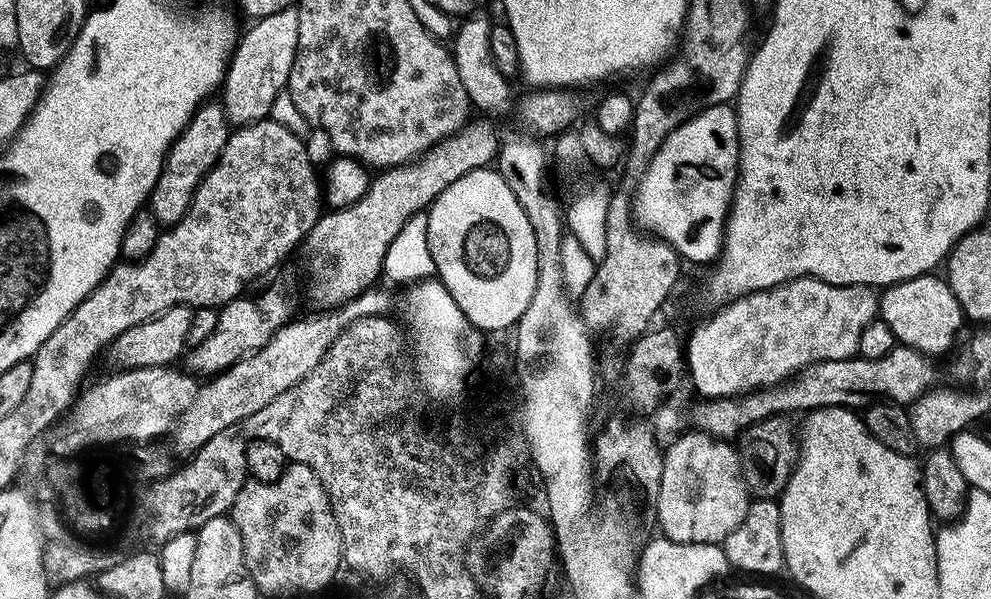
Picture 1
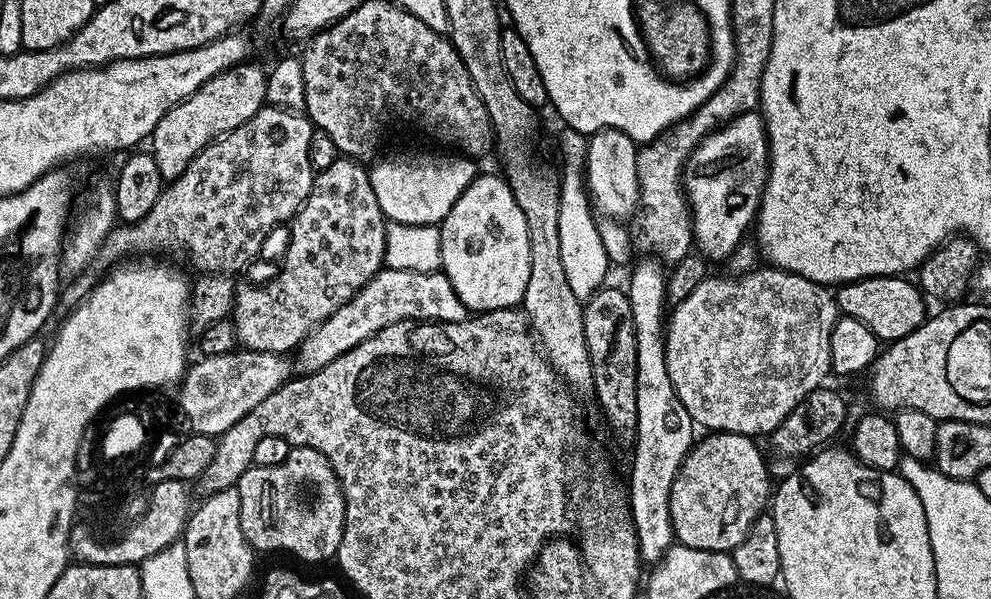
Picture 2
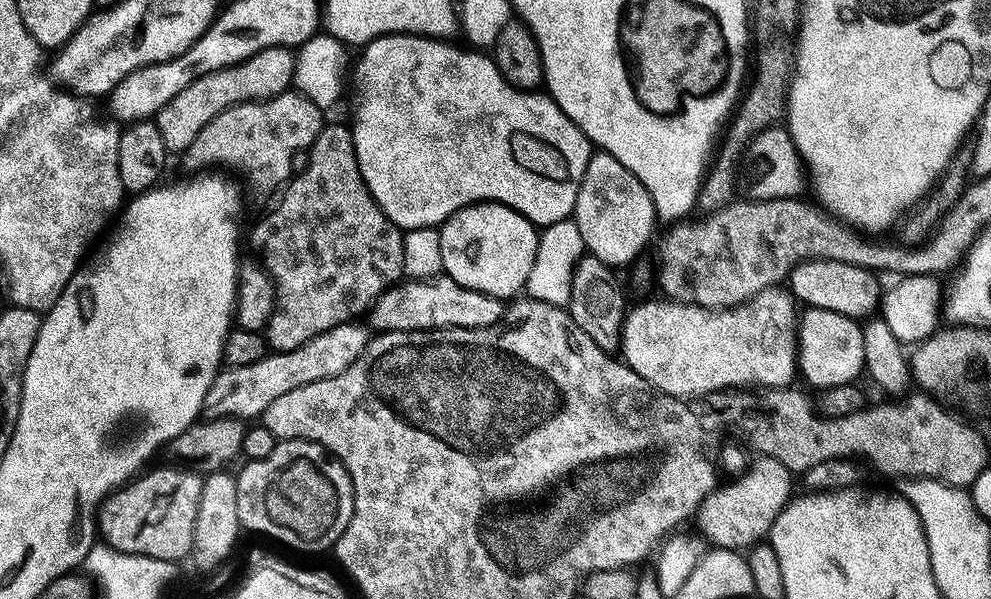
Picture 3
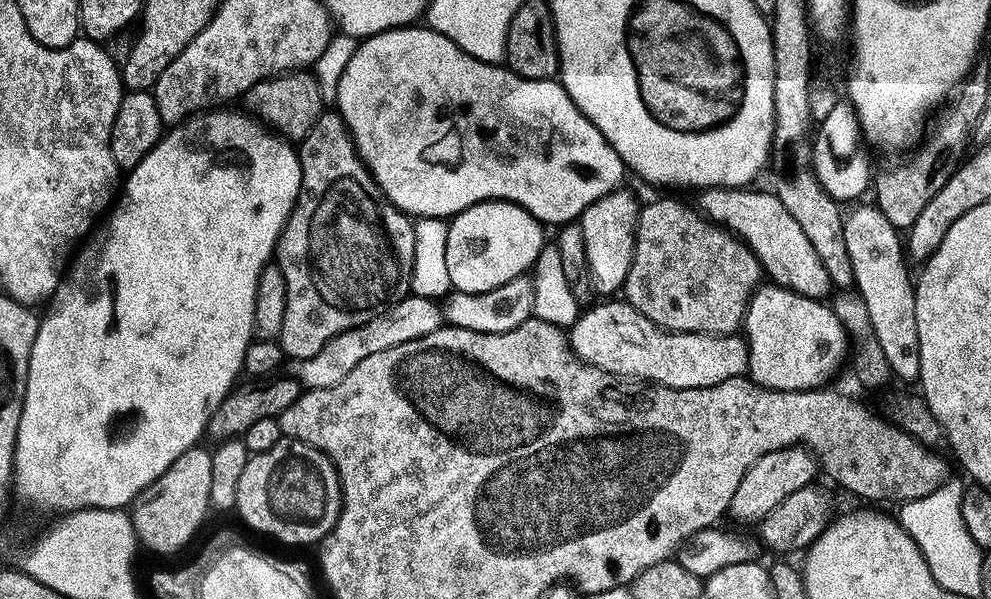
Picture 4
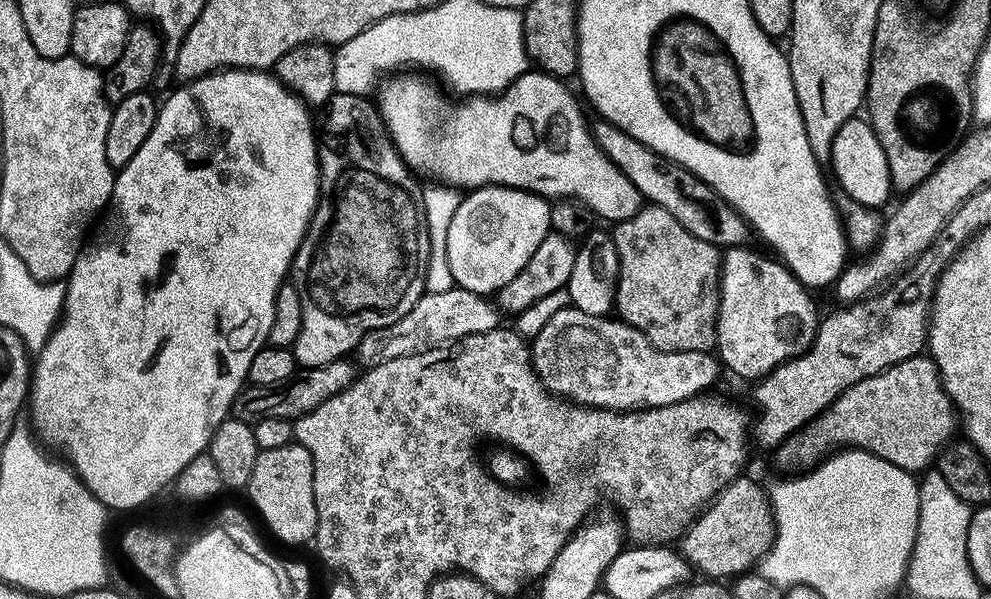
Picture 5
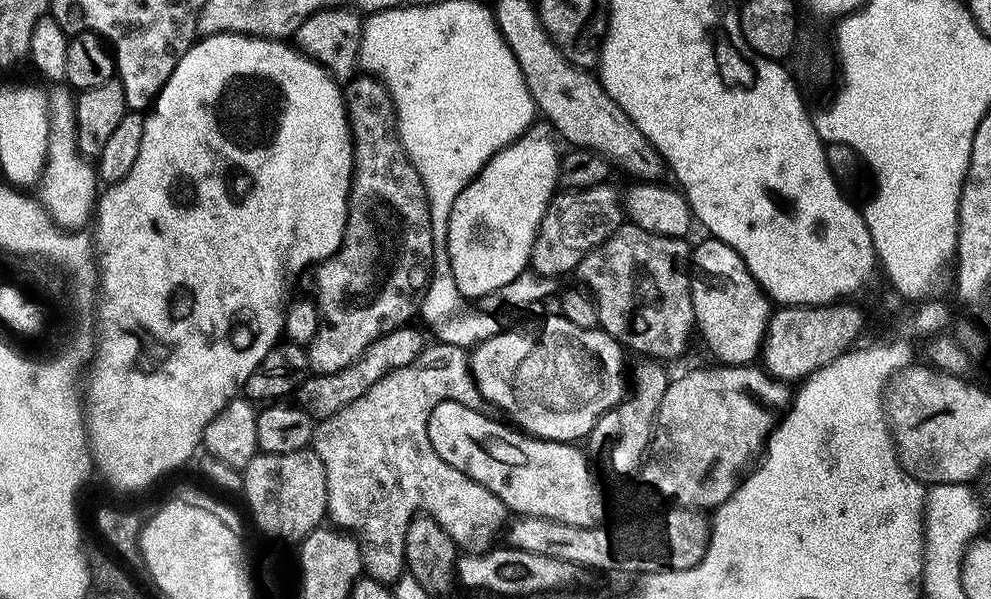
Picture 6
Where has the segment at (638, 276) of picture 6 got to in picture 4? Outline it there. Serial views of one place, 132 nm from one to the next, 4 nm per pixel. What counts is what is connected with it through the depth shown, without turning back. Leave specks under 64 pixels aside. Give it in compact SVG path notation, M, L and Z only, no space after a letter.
M652 200L641 207L633 244L633 261L626 274L622 296L634 306L634 310L667 332L726 336L743 325L752 294L761 287L760 260L735 232L692 208L687 208L680 200Z

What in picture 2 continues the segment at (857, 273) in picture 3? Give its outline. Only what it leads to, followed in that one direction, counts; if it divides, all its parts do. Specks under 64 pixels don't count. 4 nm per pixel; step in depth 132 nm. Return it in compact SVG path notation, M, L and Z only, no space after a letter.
M903 275L852 280L849 284L839 285L835 293L836 306L843 315L870 326L872 333L882 342L891 342L910 334L926 319L925 293L913 281L912 284Z

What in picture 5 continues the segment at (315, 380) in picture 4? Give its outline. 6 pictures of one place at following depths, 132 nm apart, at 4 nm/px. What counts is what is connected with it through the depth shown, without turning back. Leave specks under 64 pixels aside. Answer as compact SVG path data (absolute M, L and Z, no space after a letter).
M459 286L441 293L425 291L423 296L414 302L410 314L398 318L385 328L374 330L366 334L358 342L354 353L354 360L361 369L367 370L378 366L382 362L390 362L390 358L406 358L410 354L425 352L431 348L439 348L461 340L463 336L477 336L501 327L502 313L487 295L471 292Z

